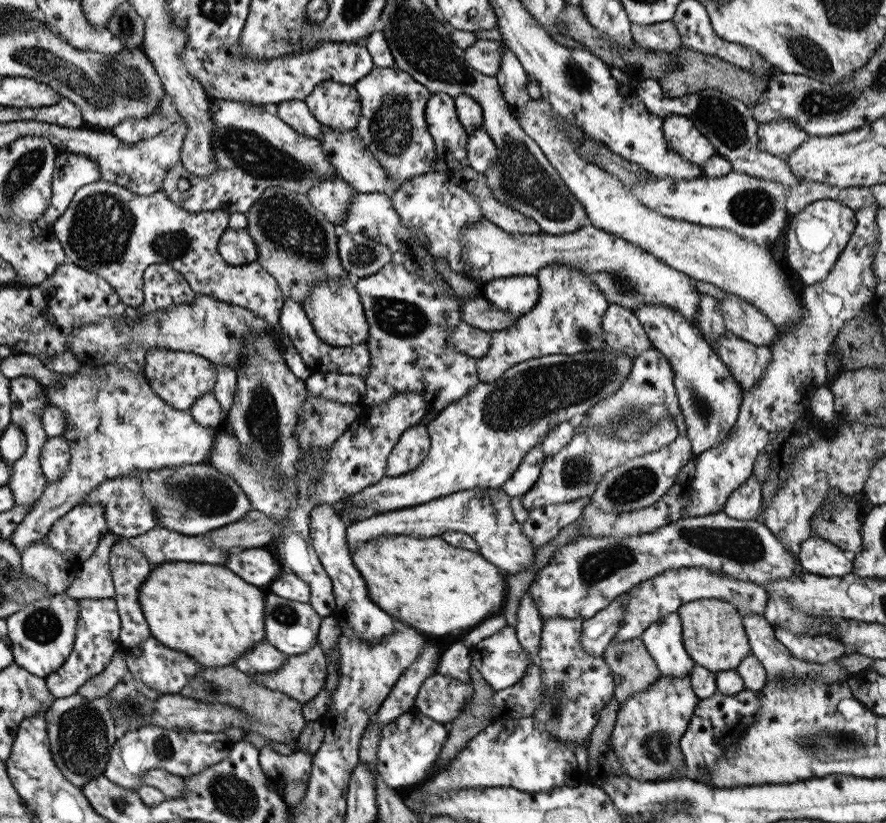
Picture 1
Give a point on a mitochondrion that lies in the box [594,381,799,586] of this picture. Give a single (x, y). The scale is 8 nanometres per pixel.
(741, 545)

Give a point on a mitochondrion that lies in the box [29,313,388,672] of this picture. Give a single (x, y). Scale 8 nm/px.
(212, 498)

